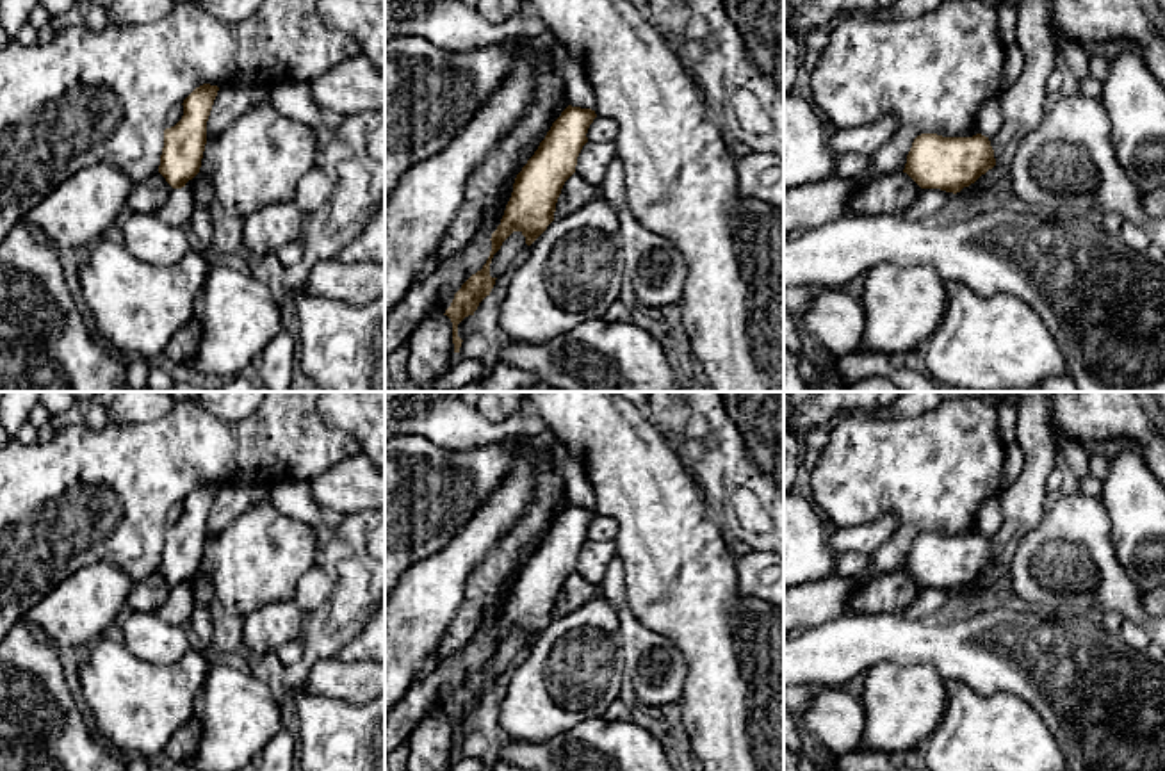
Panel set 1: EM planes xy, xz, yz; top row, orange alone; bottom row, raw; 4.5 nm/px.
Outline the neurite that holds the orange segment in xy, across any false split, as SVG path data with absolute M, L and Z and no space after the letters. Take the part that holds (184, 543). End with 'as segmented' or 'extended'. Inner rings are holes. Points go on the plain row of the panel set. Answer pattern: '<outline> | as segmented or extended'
M203 483L183 499L182 518L164 529L159 572L173 588L182 588L201 566L207 543L207 520L219 486Z | as segmented

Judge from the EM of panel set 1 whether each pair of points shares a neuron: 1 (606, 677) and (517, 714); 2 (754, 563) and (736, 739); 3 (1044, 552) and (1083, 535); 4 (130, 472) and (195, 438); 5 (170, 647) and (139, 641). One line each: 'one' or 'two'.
1: one
2: two
3: one
4: one
5: one

